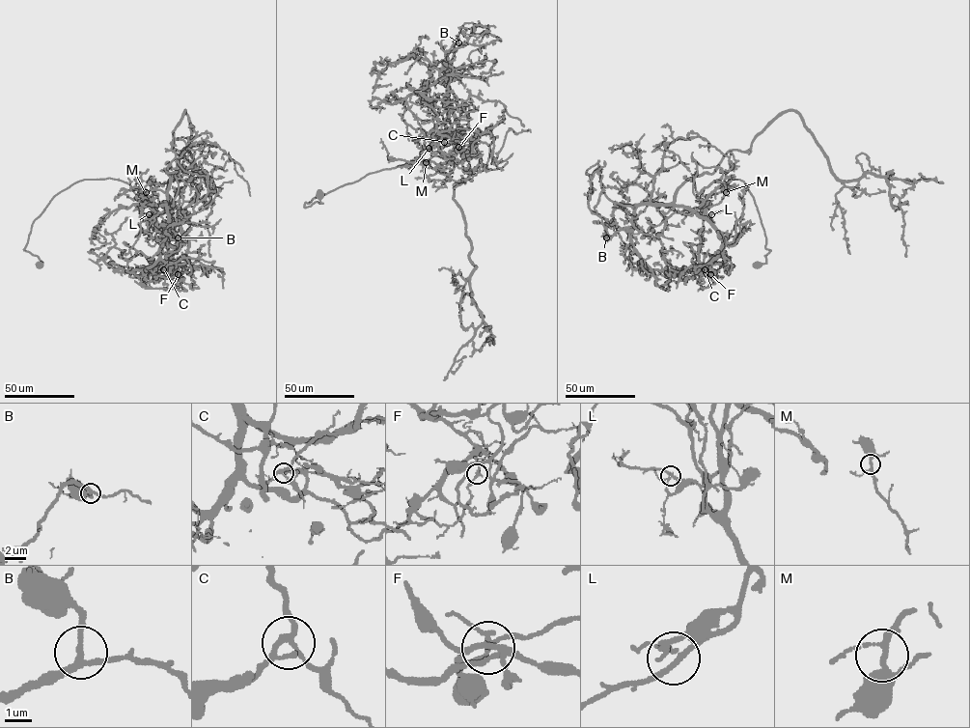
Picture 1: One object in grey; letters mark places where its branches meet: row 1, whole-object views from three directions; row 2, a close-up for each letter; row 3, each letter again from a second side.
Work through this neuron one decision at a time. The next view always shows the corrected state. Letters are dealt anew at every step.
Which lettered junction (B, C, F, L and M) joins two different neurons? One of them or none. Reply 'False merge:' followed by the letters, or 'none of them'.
False merge: F

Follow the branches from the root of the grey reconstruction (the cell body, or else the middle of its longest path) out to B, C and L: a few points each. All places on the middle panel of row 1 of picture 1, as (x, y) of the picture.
B: (319, 193), (322, 204), (304, 206), (369, 173), (414, 163), (447, 136), (405, 98), (439, 77), (458, 42)
C: (319, 193), (322, 204), (304, 206), (369, 173), (414, 163), (421, 150), (448, 135), (441, 137), (444, 142)
L: (319, 193), (322, 204), (304, 206), (369, 173), (414, 163), (420, 152), (435, 140), (429, 148)

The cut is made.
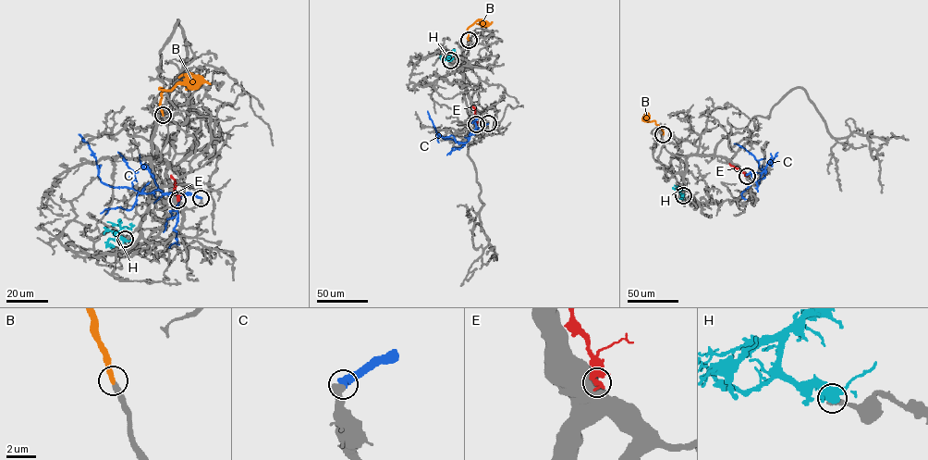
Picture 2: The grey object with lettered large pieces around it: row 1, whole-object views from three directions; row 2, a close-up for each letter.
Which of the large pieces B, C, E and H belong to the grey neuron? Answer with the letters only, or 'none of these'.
B

